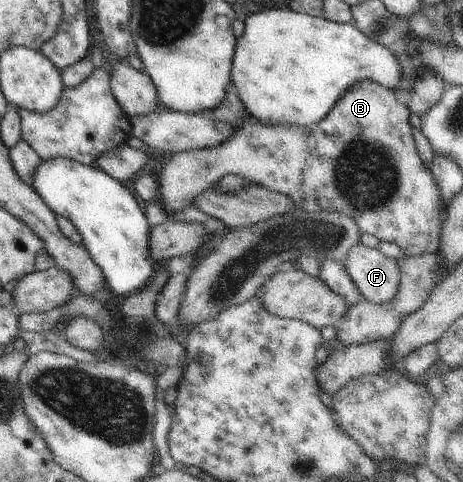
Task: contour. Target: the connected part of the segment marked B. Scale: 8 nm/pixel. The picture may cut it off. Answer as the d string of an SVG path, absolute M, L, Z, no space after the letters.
M363 80L354 86L349 87L347 91L339 98L339 101L333 106L333 109L319 123L310 126L300 125L271 125L271 123L257 123L244 121L234 134L231 134L225 141L214 145L213 147L203 148L200 150L187 150L177 152L172 156L169 163L162 170L158 182L158 199L161 208L171 218L176 211L183 211L187 207L194 205L194 199L209 186L217 183L224 175L237 174L244 178L253 180L255 184L261 185L283 195L287 194L288 198L294 201L297 209L311 212L339 212L346 216L356 219L361 233L371 233L381 241L395 242L407 256L420 256L426 253L433 253L440 247L440 235L442 232L443 213L440 203L440 193L438 185L432 178L432 172L426 168L419 158L419 153L415 148L415 139L409 122L410 109L397 100L395 92L376 81Z

